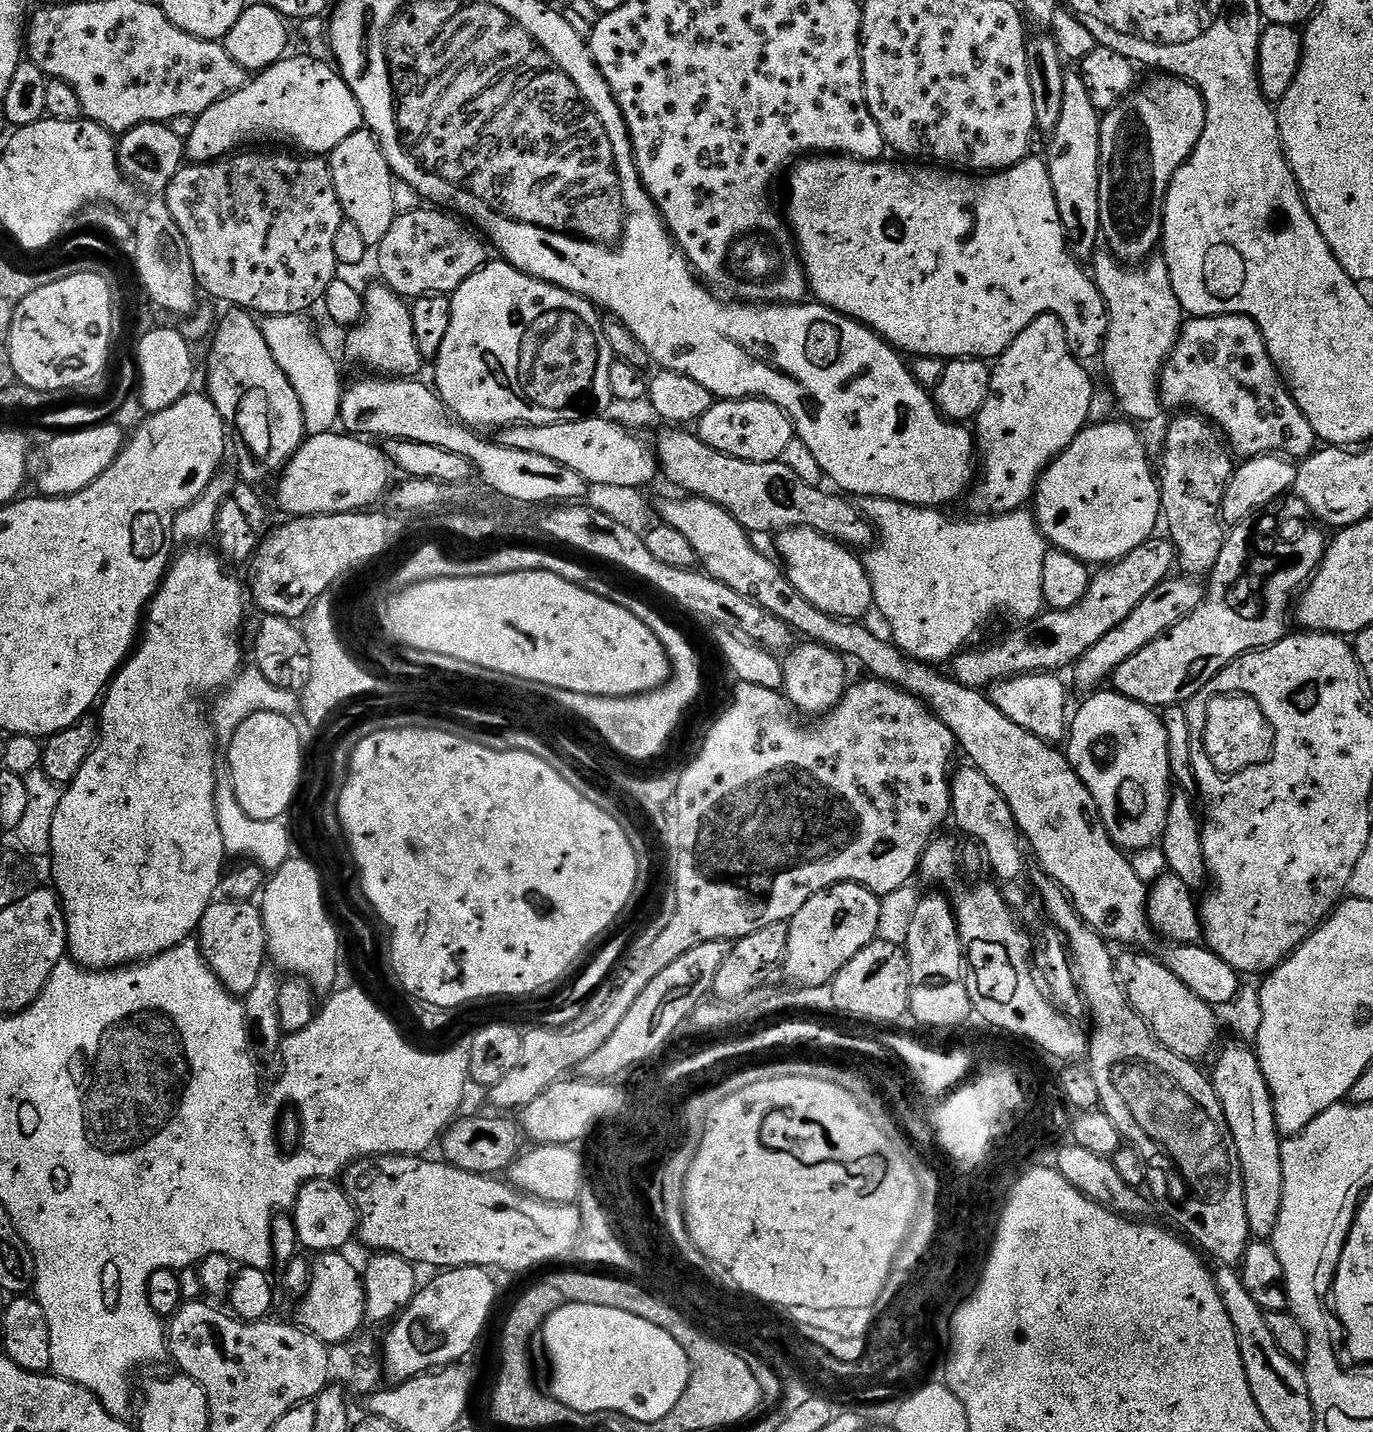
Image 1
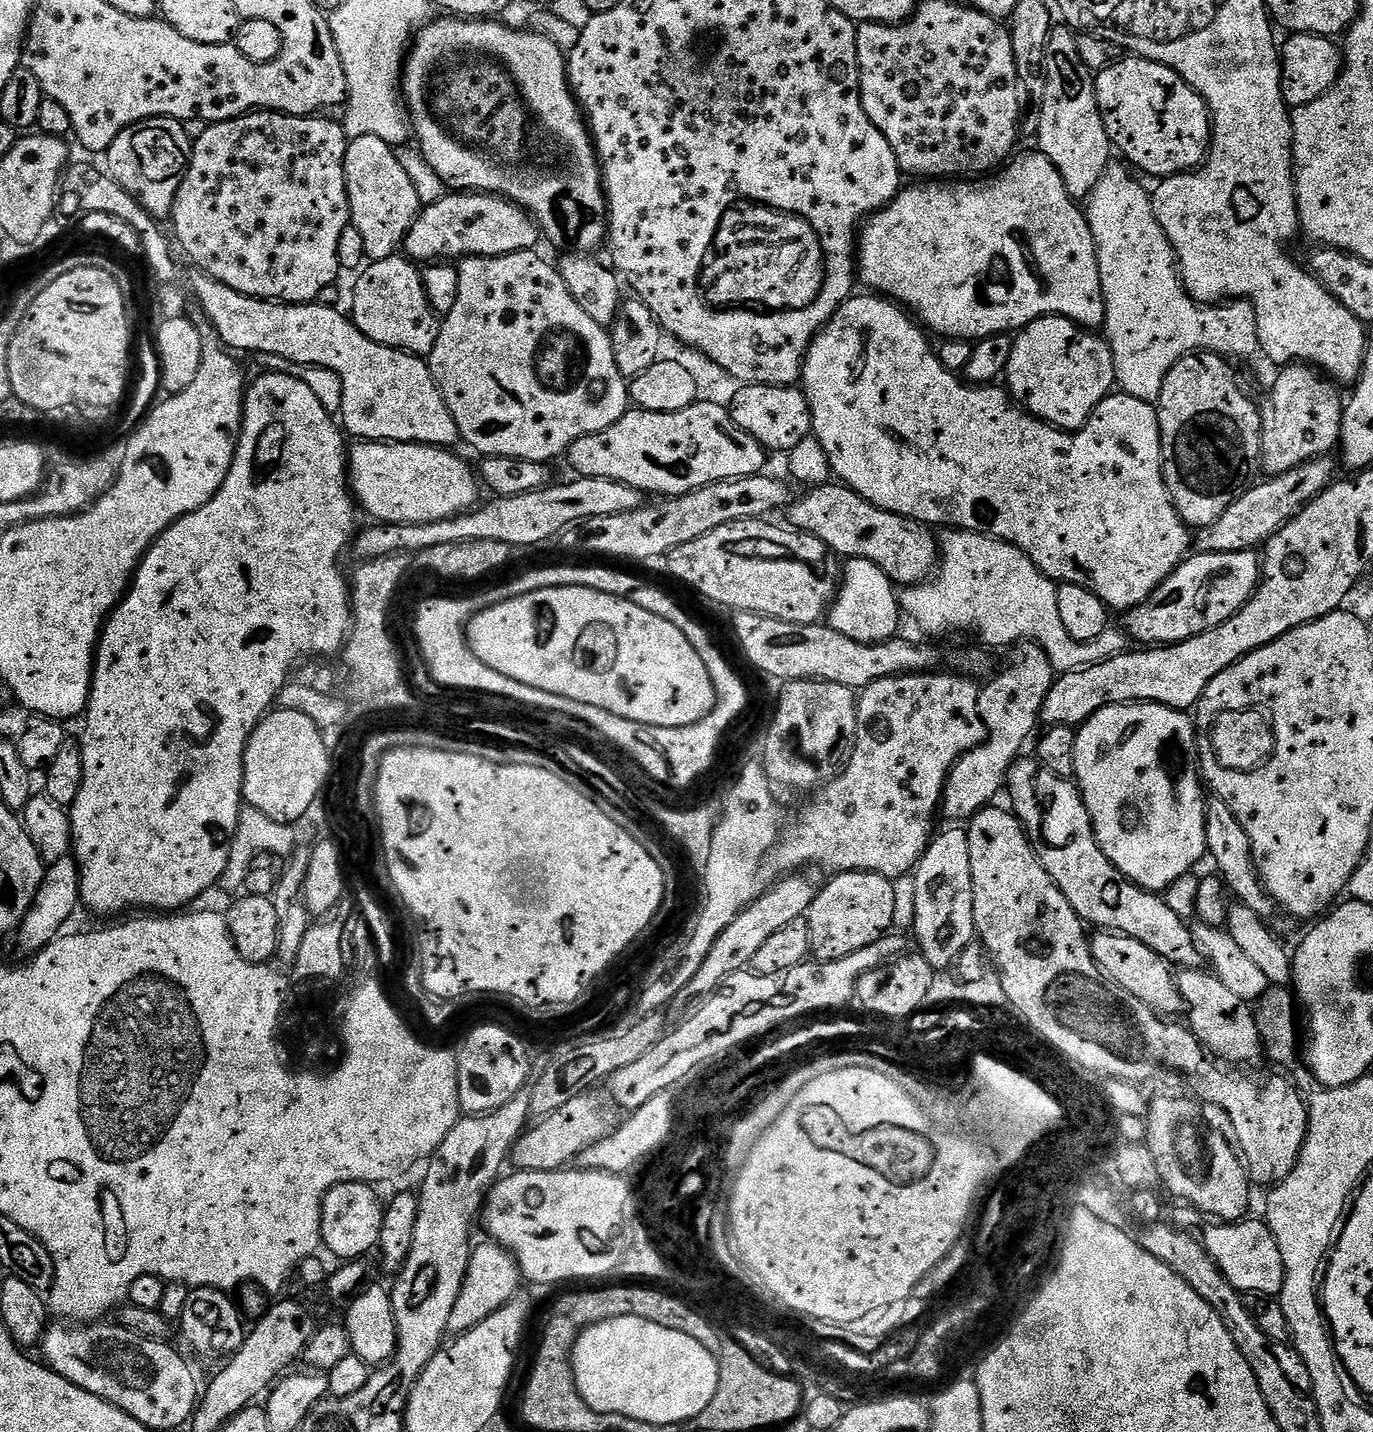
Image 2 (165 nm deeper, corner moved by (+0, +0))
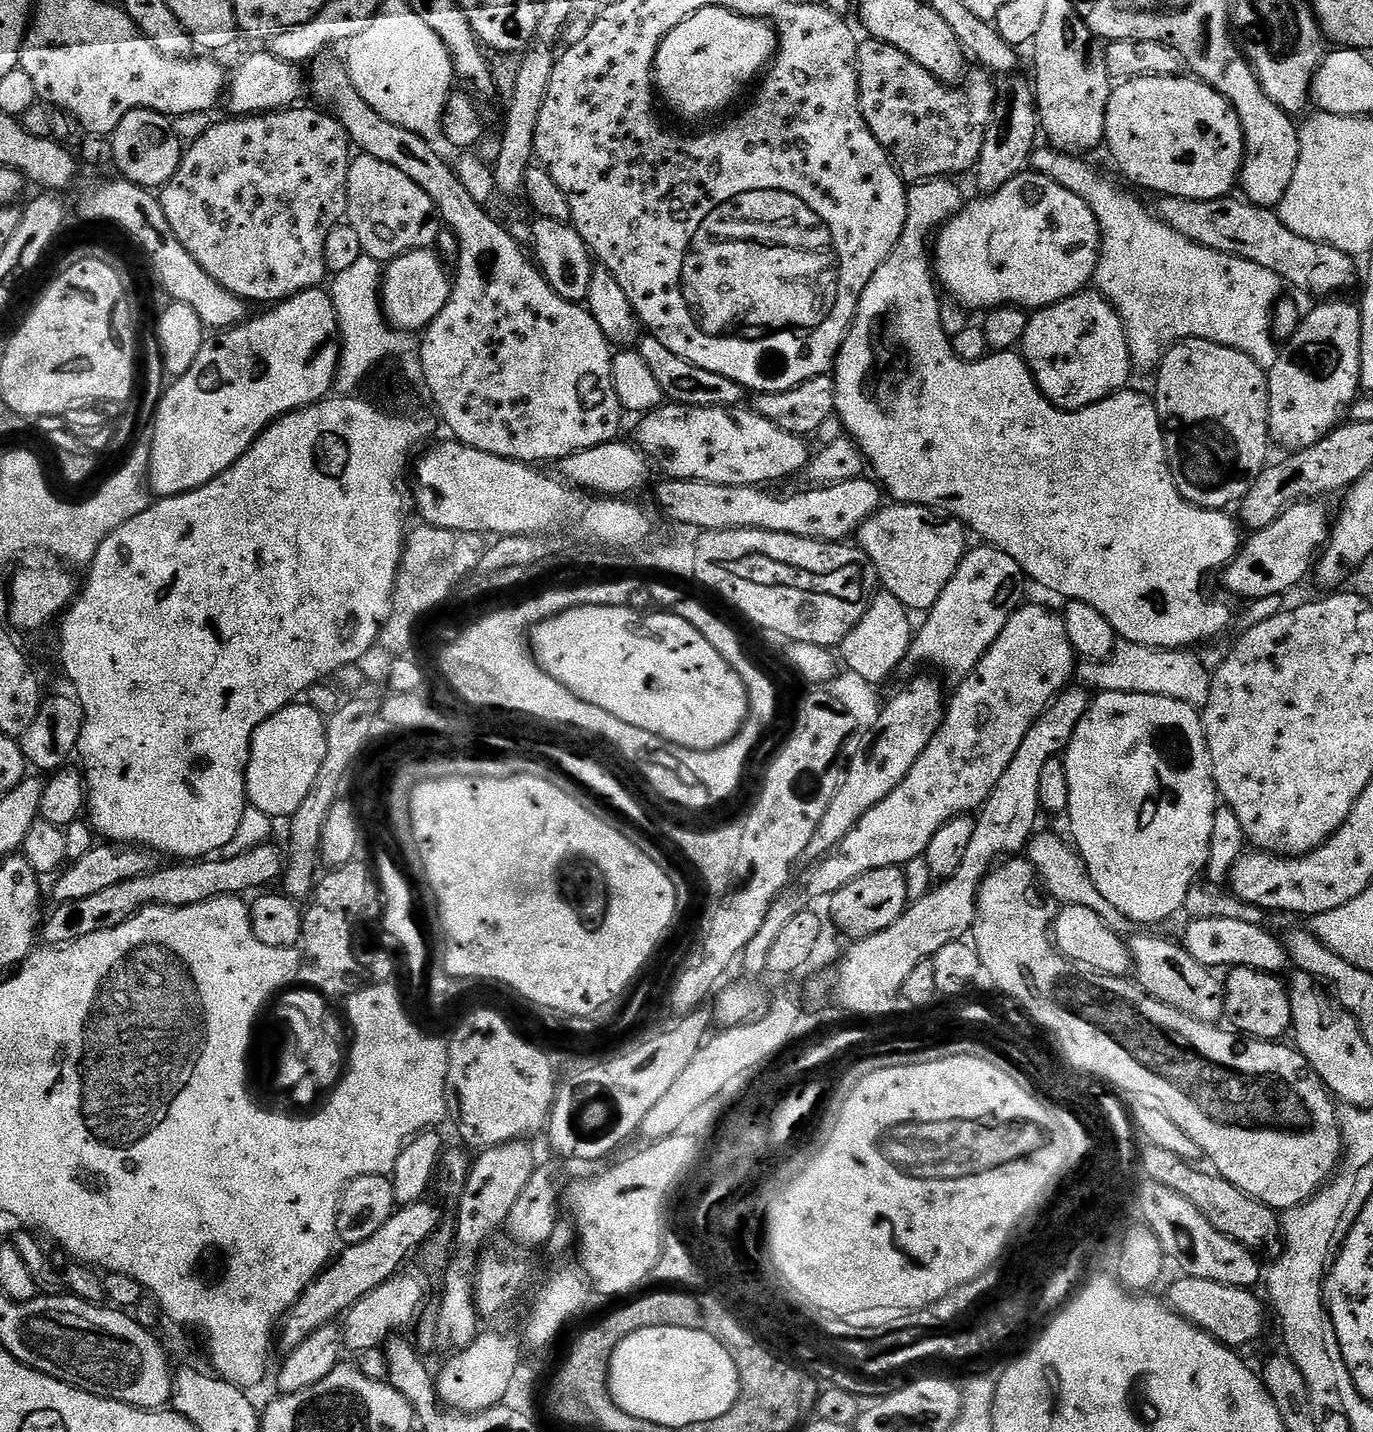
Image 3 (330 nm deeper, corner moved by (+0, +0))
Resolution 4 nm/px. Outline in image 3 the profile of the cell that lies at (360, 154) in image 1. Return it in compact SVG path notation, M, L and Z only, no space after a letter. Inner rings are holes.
M363 154L357 155L350 166L346 222L358 233L365 256L381 262L419 248L432 248L442 229L430 194L418 182L406 178L398 166Z

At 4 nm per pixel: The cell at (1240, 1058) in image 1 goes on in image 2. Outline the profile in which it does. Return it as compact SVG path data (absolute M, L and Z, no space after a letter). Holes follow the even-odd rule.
M1200 968L1183 969L1176 976L1176 986L1186 1005L1187 1027L1192 1029L1196 1041L1205 1052L1217 1061L1229 1060L1232 1063L1229 1065L1232 1066L1240 1066L1236 1064L1243 1060L1261 1059L1262 1045L1256 1025L1256 1013L1249 1001L1238 998L1215 974Z

